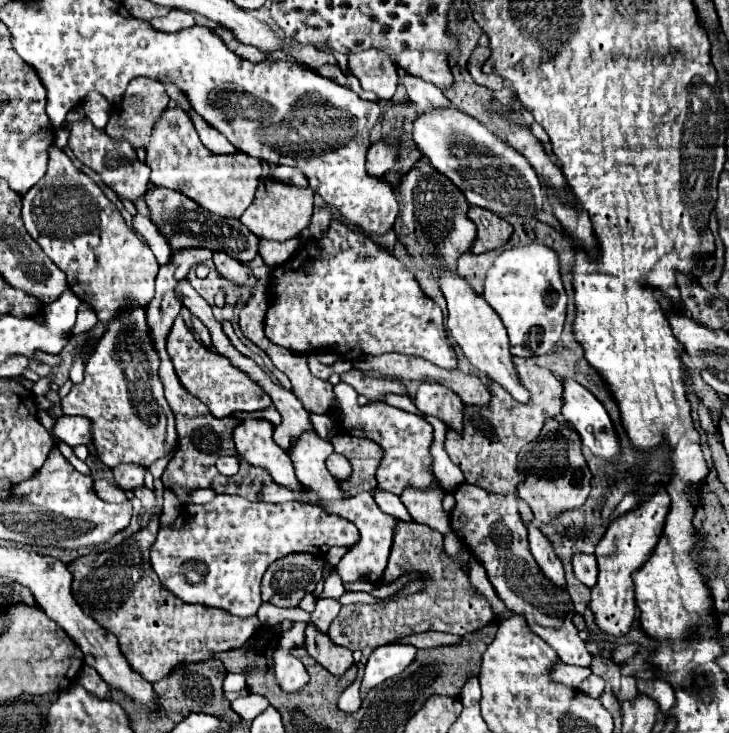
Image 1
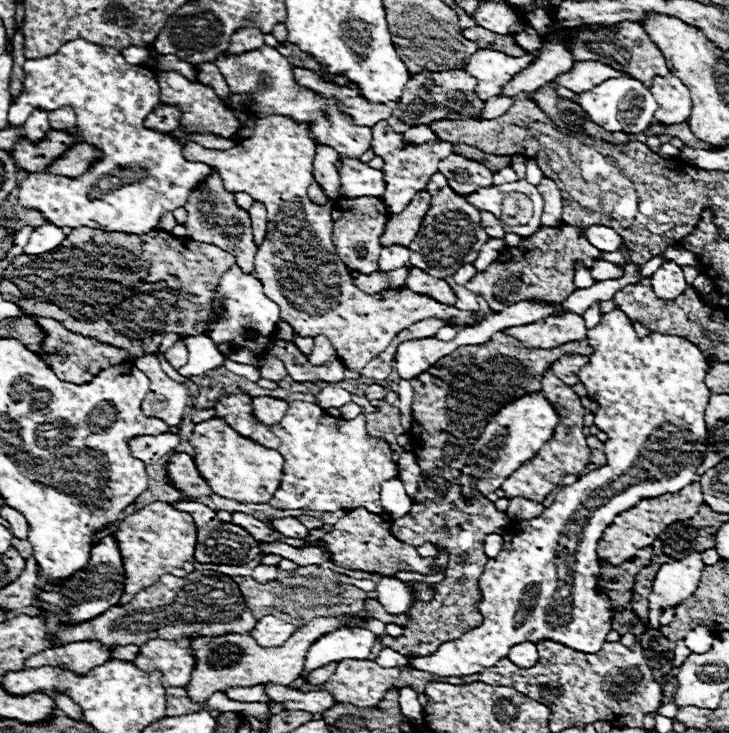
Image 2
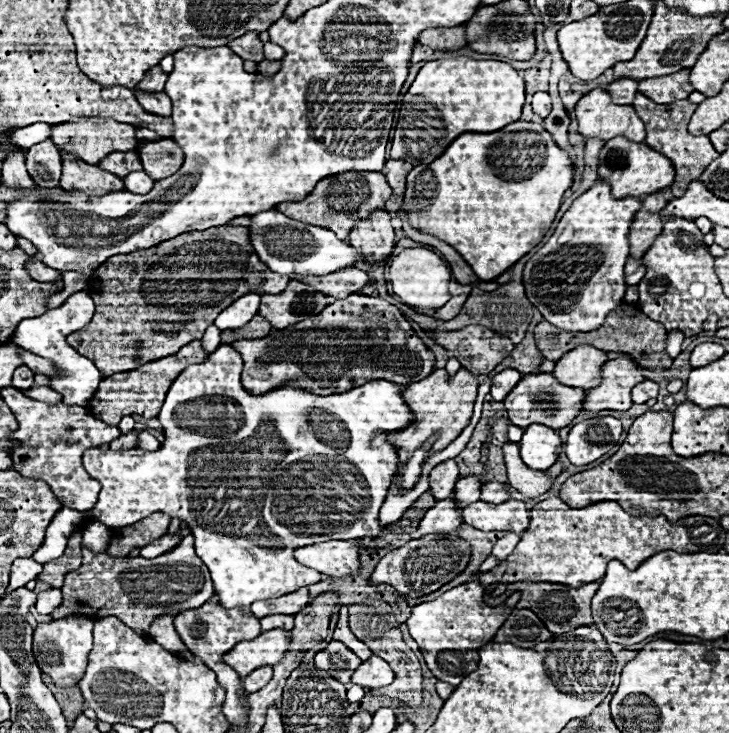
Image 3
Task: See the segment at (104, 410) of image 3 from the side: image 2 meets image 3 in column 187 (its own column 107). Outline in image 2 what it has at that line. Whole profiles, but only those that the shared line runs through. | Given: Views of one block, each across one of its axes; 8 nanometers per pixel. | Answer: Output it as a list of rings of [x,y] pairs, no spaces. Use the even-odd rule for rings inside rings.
[[[34,318],[36,324],[42,328],[44,332],[44,340],[40,350],[36,350],[36,354],[54,370],[54,374],[58,378],[62,378],[64,382],[72,382],[72,384],[88,384],[96,374],[100,374],[100,370],[108,368],[108,366],[118,366],[122,362],[134,362],[134,358],[126,352],[126,350],[116,350],[114,346],[108,344],[100,344],[96,340],[78,336],[70,330],[66,330],[60,322],[52,320],[52,318]]]

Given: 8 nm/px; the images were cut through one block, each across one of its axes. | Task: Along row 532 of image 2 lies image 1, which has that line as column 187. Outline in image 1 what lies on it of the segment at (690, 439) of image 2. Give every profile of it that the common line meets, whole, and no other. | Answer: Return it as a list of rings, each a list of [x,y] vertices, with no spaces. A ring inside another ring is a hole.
[[[220,494],[208,504],[186,504],[180,508],[180,516],[172,522],[172,526],[164,526],[158,532],[150,548],[150,564],[158,574],[162,586],[176,594],[180,600],[189,604],[203,604],[220,608],[241,618],[256,616],[262,600],[260,600],[260,580],[266,568],[288,556],[298,552],[308,552],[314,556],[324,556],[332,546],[352,548],[358,542],[356,526],[348,520],[342,520],[336,514],[324,512],[318,506],[286,502],[286,504],[264,504],[250,502],[240,496]]]

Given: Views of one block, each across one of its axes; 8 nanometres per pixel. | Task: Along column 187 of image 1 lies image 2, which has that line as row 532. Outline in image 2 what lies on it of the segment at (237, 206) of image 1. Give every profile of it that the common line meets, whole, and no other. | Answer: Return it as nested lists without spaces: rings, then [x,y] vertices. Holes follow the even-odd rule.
[[[152,502],[146,508],[126,516],[114,538],[120,548],[122,564],[124,564],[124,594],[120,598],[120,606],[128,604],[140,590],[152,586],[160,576],[186,576],[194,572],[194,546],[196,546],[196,526],[188,512],[178,512],[166,502]]]

